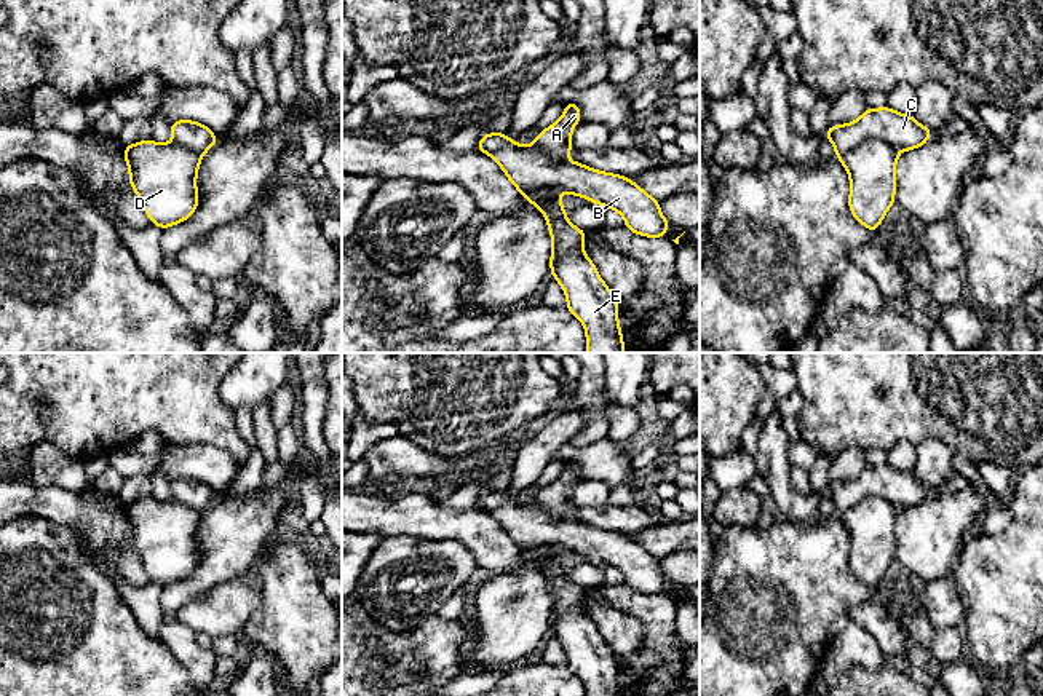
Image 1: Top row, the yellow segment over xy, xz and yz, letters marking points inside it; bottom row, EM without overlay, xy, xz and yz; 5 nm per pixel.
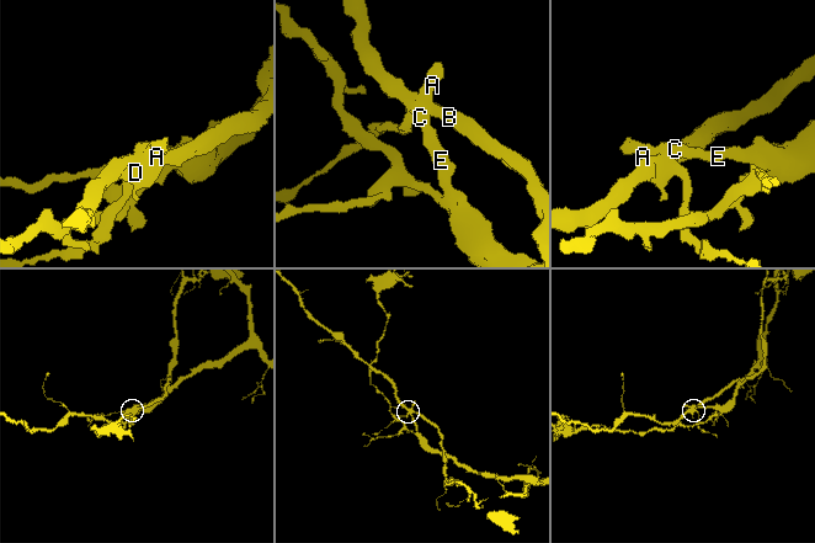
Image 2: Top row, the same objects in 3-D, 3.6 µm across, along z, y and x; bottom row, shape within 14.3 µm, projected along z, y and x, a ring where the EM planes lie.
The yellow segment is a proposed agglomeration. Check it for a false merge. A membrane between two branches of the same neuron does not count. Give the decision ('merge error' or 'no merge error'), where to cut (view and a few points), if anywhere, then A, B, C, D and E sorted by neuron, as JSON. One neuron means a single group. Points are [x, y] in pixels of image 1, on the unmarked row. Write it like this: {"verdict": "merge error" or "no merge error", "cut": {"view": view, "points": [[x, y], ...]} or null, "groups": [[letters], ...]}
{"verdict": "merge error", "cut": {"view": "yz", "points": [[898, 508], [879, 497], [866, 497], [839, 516]]}, "groups": [["A", "C", "E"], ["B", "D"]]}

